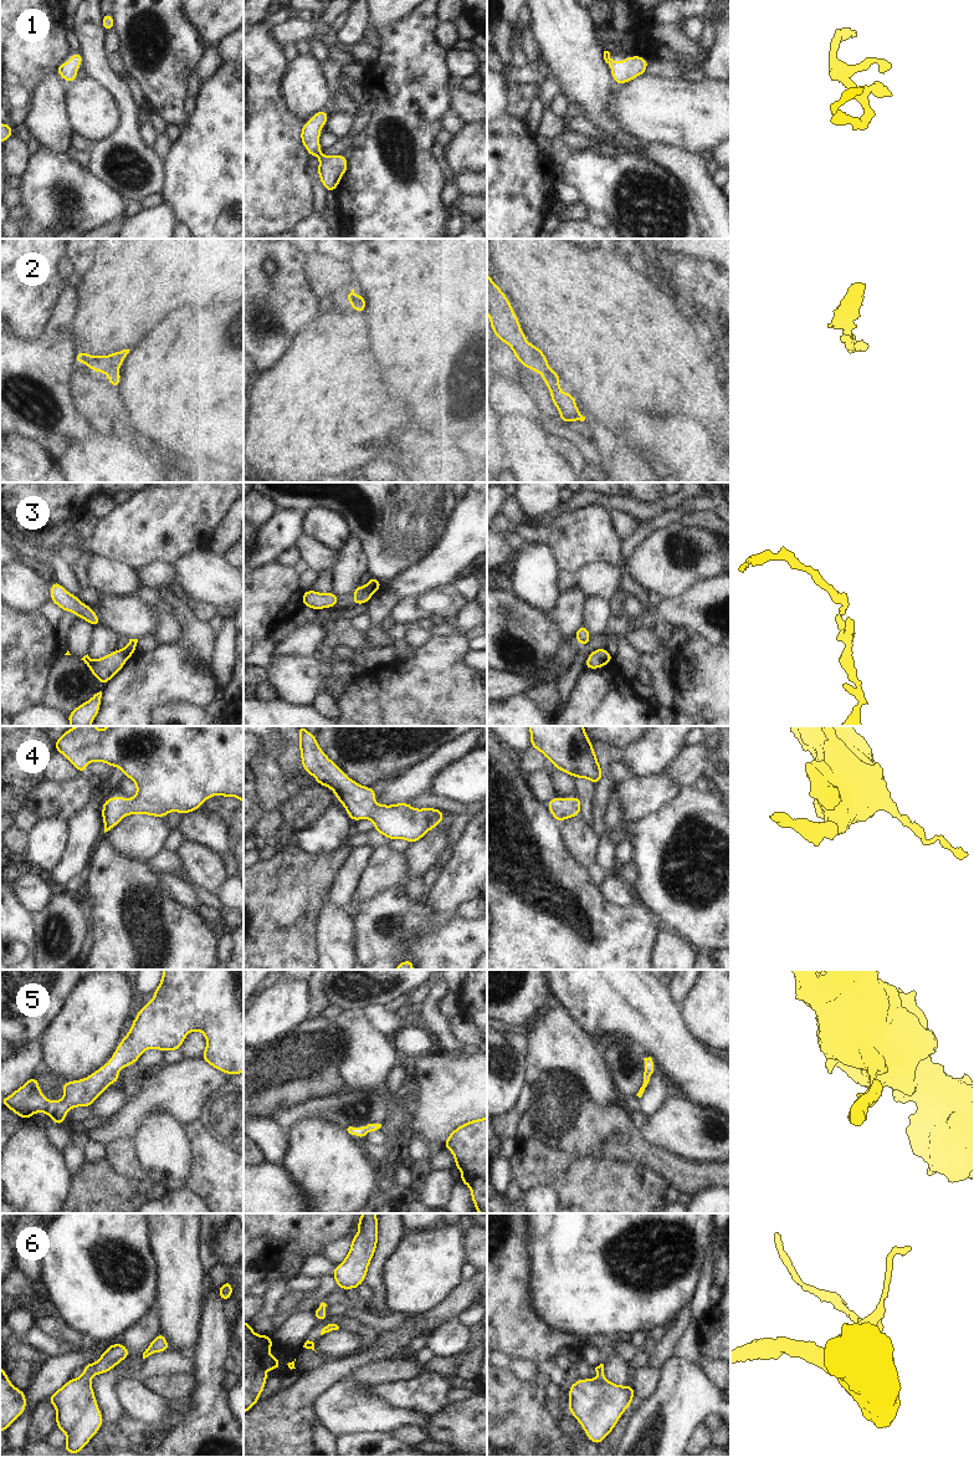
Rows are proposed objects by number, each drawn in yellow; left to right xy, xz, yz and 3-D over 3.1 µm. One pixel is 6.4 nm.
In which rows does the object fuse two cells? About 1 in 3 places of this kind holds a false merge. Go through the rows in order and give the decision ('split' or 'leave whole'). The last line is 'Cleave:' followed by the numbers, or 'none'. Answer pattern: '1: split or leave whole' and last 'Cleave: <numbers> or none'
1: leave whole
2: leave whole
3: split
4: leave whole
5: leave whole
6: leave whole
Cleave: 3

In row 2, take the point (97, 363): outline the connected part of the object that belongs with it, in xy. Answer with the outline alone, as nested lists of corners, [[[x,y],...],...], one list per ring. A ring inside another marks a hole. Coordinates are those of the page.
[[[82,349],[75,357],[75,362],[84,363],[93,372],[102,372],[109,379],[113,388],[118,389],[121,383],[121,372],[118,368],[123,364],[130,349],[117,351],[109,356],[89,356]]]

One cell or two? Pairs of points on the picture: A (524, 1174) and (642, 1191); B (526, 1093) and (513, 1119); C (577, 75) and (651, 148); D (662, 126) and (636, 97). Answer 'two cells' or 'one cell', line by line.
A: one cell
B: one cell
C: one cell
D: one cell

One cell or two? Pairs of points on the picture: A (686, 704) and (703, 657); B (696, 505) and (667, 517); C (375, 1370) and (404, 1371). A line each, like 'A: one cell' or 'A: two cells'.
A: one cell
B: one cell
C: one cell

